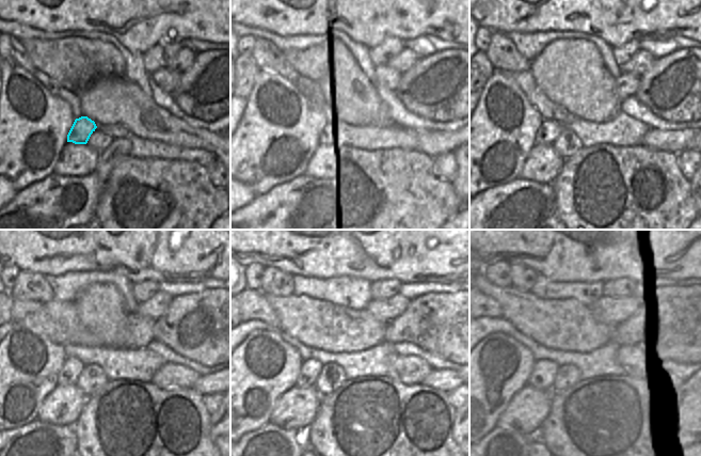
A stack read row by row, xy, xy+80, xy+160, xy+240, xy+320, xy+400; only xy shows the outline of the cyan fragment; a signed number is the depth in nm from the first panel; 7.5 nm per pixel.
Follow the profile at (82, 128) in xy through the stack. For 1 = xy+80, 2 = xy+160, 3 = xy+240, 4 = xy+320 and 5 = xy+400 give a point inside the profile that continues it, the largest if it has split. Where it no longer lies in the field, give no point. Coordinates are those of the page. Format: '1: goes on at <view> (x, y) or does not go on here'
1: goes on at xy+80 (331, 135)
2: goes on at xy+160 (548, 131)
3: goes on at xy+240 (73, 367)
4: goes on at xy+320 (309, 370)
5: goes on at xy+400 (543, 373)

